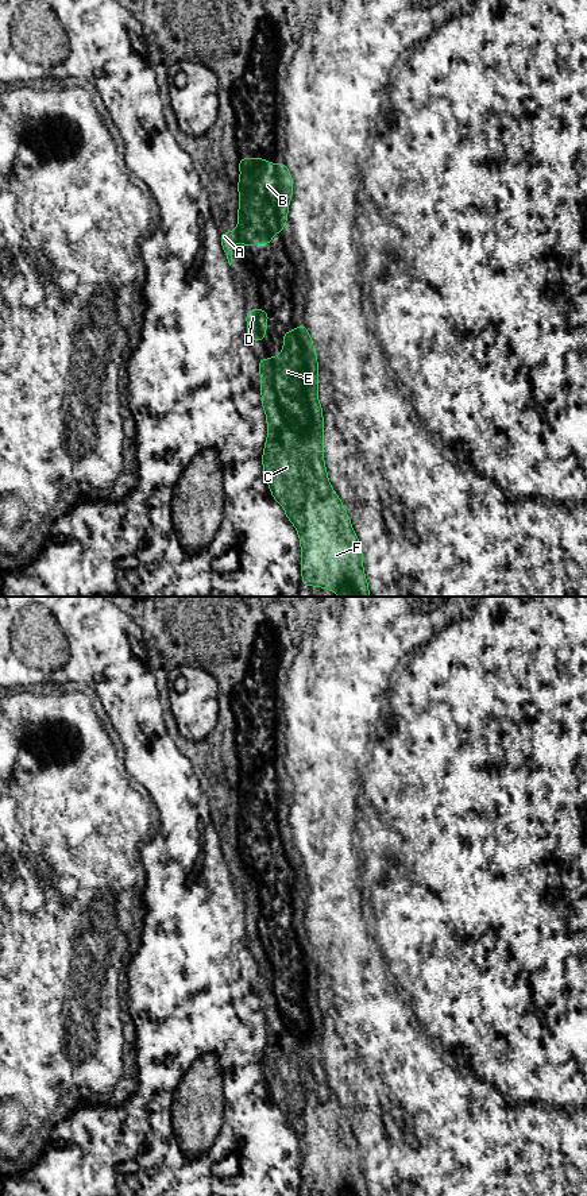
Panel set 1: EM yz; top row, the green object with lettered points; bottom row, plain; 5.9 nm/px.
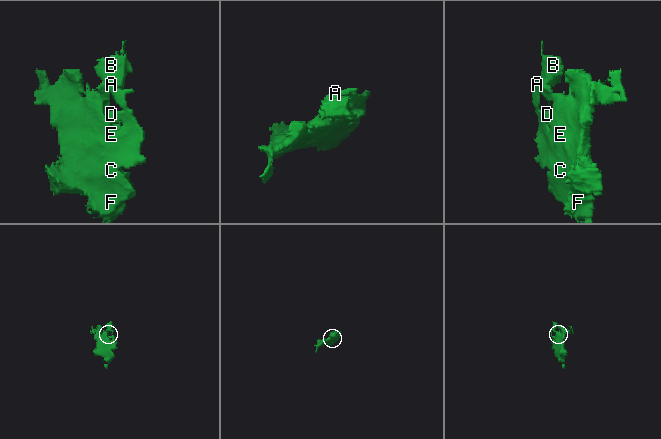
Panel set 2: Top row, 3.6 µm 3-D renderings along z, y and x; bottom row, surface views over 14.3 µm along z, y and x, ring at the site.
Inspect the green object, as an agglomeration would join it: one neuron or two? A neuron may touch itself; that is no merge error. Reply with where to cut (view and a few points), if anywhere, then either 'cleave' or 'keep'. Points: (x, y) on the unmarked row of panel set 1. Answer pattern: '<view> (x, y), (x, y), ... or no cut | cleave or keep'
no cut | keep

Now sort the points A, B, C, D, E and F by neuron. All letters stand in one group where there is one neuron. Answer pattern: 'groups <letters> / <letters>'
groups A B C D E F

